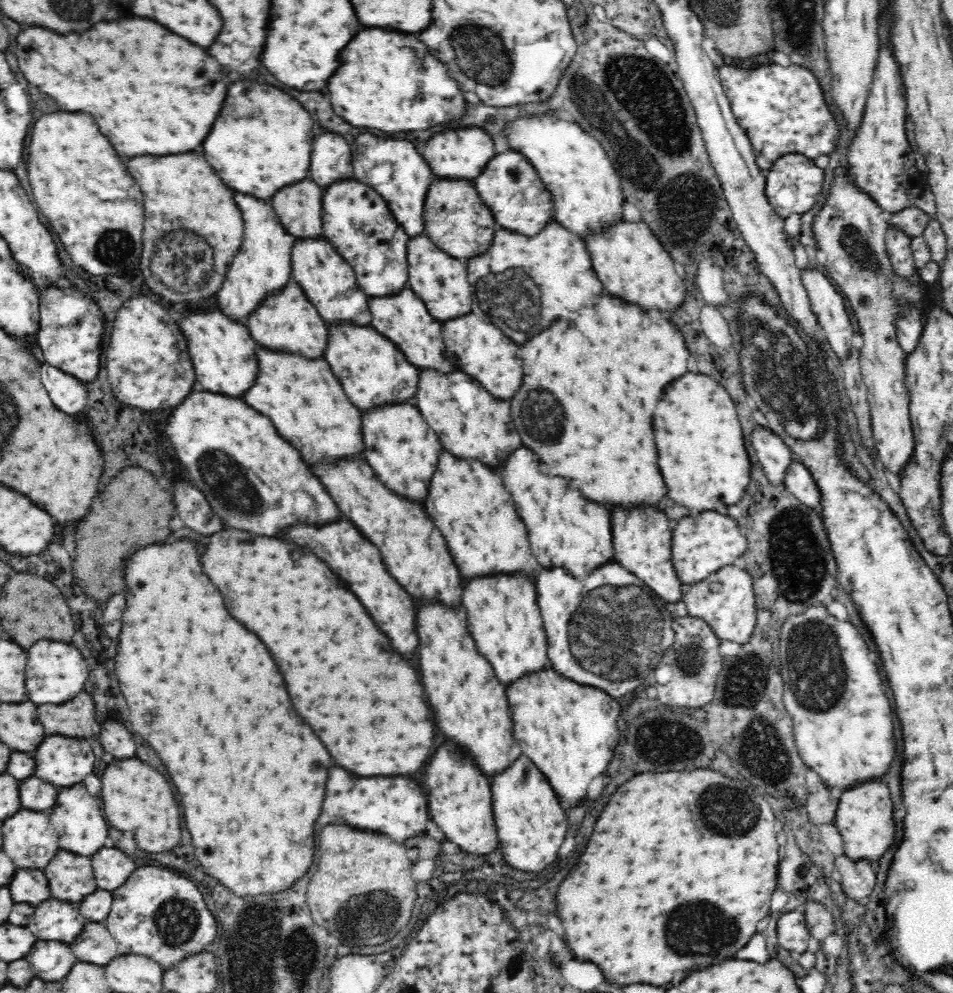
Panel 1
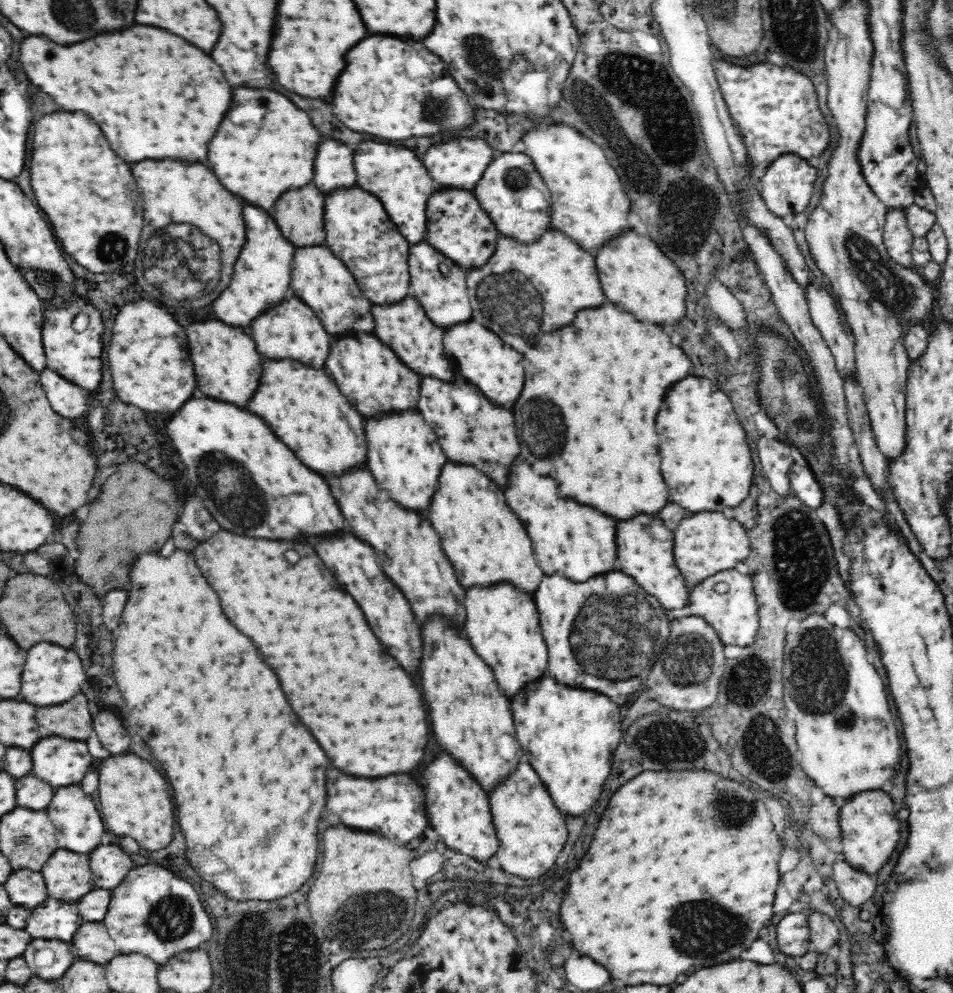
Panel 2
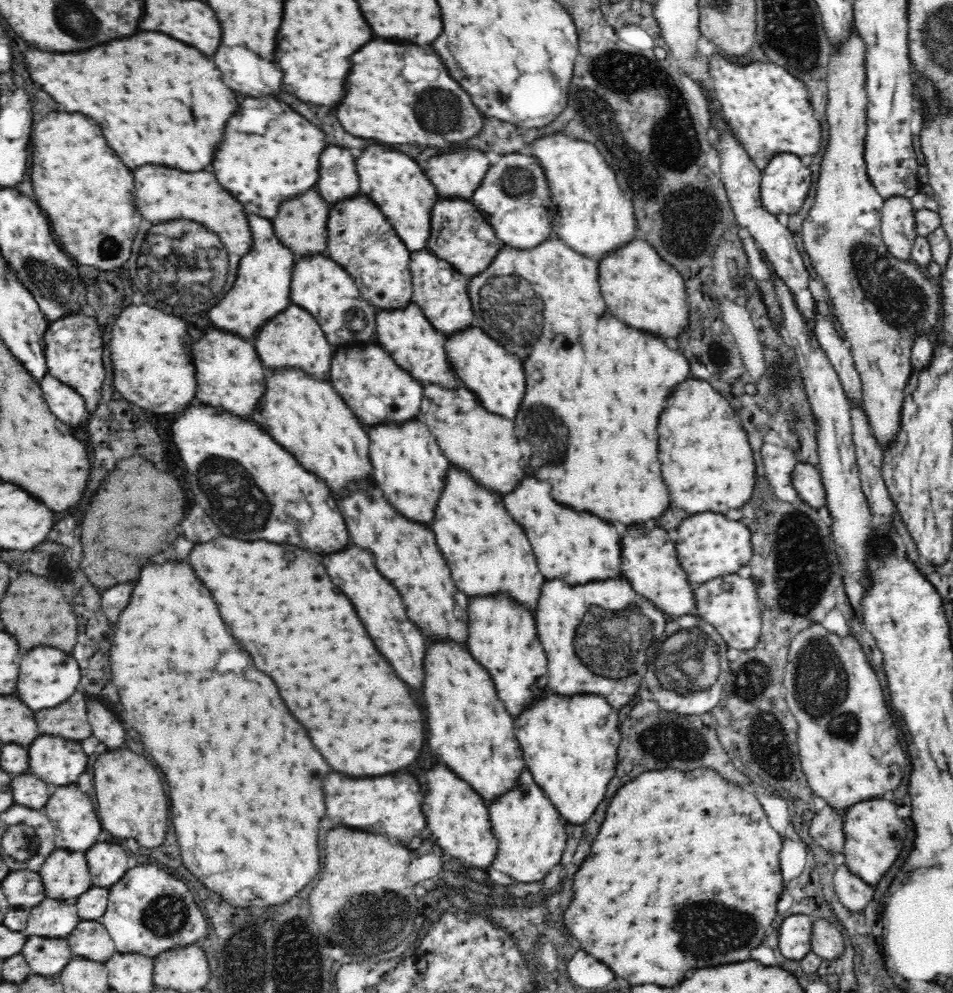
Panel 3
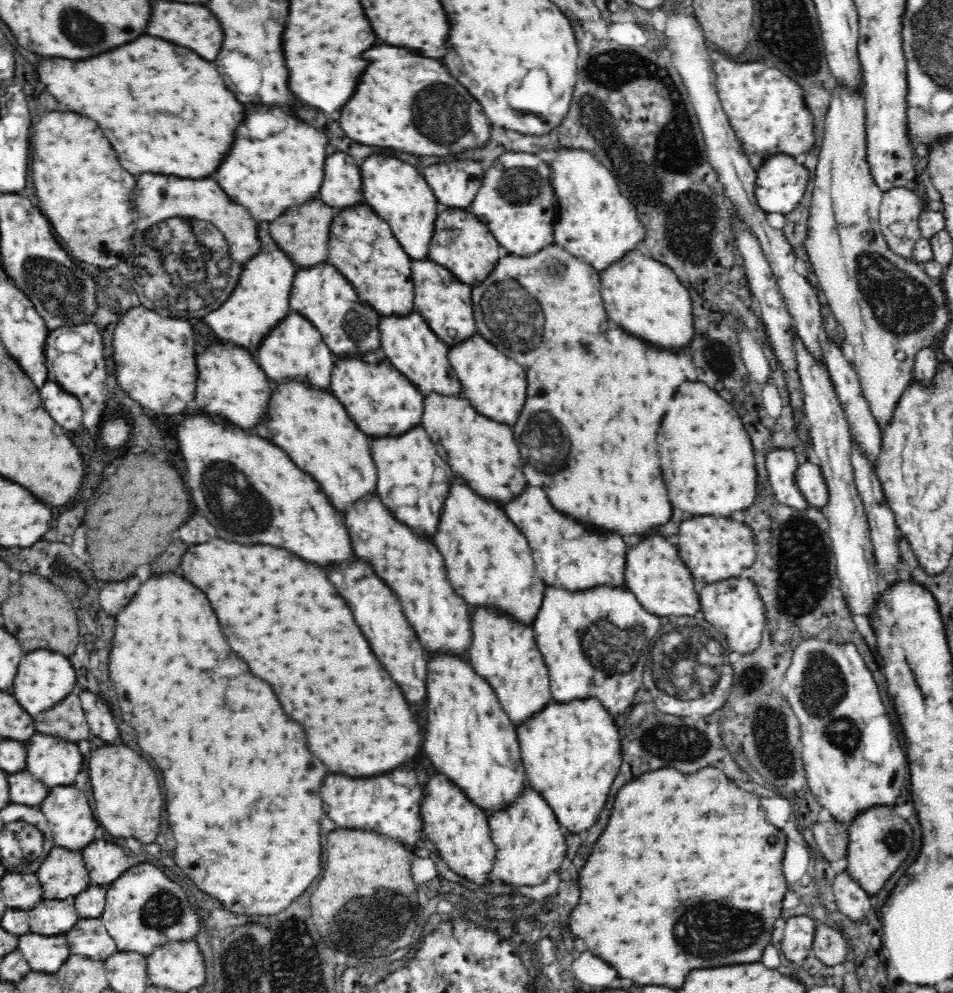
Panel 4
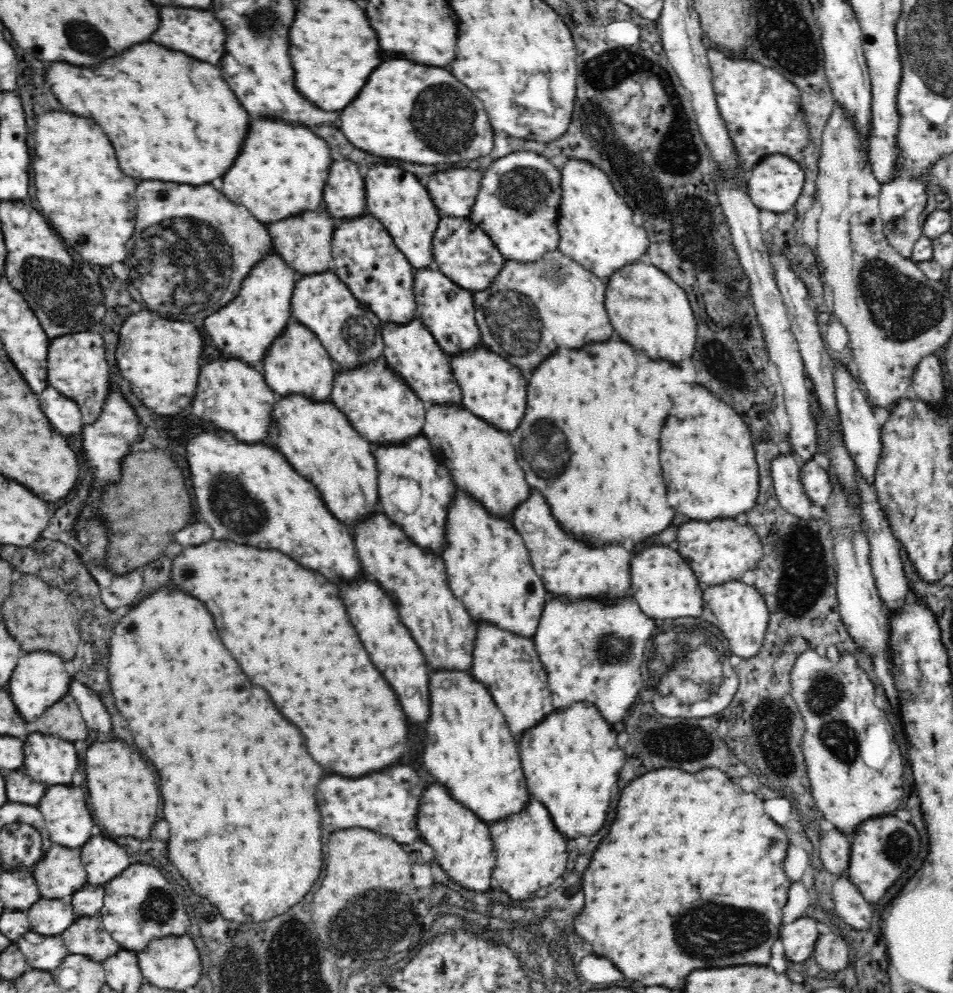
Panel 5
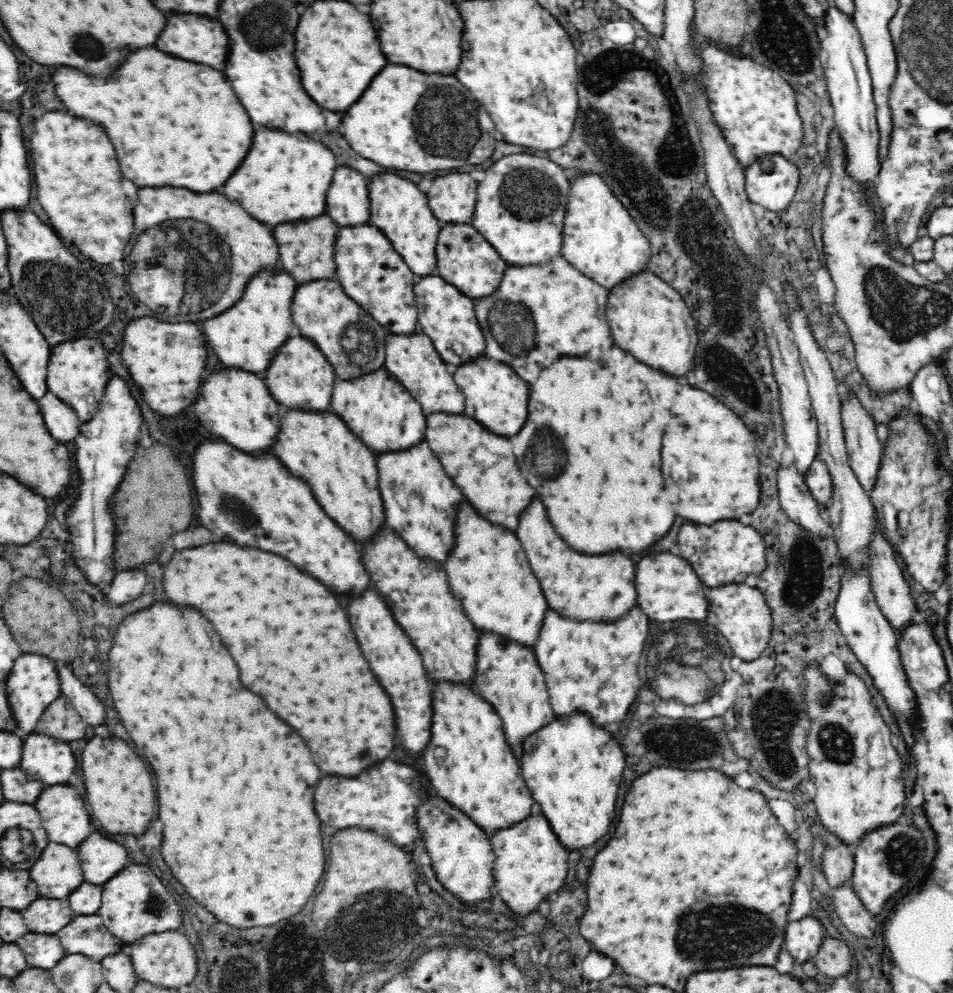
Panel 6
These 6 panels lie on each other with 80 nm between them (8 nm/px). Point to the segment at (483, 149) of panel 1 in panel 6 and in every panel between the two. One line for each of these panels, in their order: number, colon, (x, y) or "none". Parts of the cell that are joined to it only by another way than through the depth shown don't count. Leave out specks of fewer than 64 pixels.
2: (459, 163)
3: (456, 175)
4: (455, 184)
5: (453, 191)
6: (452, 198)

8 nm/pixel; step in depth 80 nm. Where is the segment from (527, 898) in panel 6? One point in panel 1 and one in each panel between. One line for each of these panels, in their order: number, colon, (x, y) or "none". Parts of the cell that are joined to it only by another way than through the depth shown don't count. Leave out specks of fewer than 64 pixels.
1: (530, 825)
2: (531, 831)
3: (530, 834)
4: (530, 846)
5: (530, 853)

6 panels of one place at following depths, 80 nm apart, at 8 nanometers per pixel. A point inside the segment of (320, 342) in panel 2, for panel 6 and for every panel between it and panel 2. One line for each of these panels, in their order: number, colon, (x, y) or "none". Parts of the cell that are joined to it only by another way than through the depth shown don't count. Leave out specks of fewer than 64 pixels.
3: (293, 339)
4: (294, 350)
5: (297, 362)
6: (300, 377)

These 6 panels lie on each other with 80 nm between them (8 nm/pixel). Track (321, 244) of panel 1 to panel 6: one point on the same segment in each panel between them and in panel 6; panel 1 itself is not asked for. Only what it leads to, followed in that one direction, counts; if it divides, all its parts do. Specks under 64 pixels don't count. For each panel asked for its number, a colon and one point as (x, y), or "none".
2: (320, 280)
3: (319, 285)
4: (349, 327)
5: (352, 334)
6: (353, 342)

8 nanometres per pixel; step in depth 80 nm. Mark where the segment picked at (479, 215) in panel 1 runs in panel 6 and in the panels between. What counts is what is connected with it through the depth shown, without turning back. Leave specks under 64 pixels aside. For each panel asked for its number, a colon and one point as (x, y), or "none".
2: (458, 227)
3: (460, 235)
4: (462, 244)
5: (462, 251)
6: (466, 260)

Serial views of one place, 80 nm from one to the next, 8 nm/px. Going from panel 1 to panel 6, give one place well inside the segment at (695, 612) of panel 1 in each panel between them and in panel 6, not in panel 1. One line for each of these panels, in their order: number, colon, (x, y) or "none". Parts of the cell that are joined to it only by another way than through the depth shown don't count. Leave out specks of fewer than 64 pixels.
2: (727, 601)
3: (730, 604)
4: (734, 607)
5: (738, 610)
6: (740, 613)

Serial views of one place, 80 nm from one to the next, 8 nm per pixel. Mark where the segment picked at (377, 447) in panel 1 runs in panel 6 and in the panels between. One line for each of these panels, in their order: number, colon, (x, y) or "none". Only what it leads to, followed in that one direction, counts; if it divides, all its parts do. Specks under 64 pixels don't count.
2: (405, 457)
3: (409, 468)
4: (409, 464)
5: (408, 472)
6: (422, 501)

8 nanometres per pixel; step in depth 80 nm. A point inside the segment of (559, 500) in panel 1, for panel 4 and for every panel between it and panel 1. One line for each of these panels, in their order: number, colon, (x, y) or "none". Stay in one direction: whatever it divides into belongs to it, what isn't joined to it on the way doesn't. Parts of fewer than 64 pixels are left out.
2: (578, 541)
3: (578, 548)
4: (575, 557)

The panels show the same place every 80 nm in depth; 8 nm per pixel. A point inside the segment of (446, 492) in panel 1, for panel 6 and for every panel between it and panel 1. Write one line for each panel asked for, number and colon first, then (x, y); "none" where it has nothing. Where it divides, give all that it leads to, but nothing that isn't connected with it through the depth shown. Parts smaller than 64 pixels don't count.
2: (485, 542)
3: (488, 553)
4: (489, 564)
5: (488, 567)
6: (488, 571)

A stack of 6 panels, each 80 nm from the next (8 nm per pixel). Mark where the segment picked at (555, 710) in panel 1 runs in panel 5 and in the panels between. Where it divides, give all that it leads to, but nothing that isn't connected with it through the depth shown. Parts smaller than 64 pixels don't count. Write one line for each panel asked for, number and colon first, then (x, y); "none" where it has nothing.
2: (570, 734)
3: (570, 743)
4: (571, 752)
5: (572, 760)

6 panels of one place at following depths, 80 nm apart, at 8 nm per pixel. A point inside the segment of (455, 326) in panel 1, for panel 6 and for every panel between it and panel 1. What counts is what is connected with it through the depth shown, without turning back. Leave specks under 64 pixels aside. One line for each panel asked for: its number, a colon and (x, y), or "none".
2: (484, 361)
3: (497, 378)
4: (495, 387)
5: (494, 390)
6: (494, 396)

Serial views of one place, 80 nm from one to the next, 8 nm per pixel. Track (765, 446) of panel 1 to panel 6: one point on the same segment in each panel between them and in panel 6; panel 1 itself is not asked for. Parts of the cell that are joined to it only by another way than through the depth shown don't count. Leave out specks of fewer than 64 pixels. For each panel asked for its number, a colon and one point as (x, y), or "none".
2: (776, 457)
3: (778, 462)
4: (781, 464)
5: (786, 474)
6: (796, 500)

